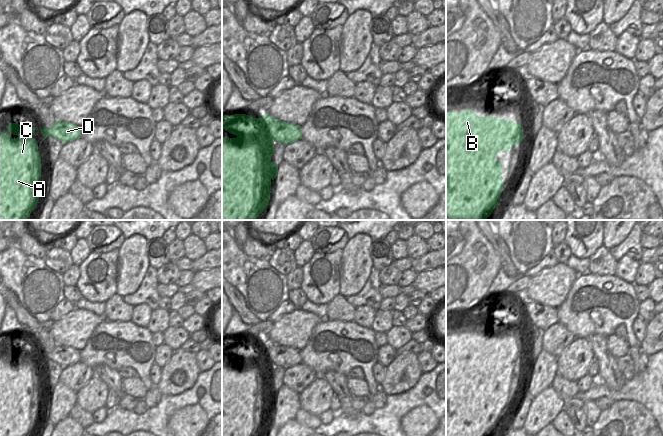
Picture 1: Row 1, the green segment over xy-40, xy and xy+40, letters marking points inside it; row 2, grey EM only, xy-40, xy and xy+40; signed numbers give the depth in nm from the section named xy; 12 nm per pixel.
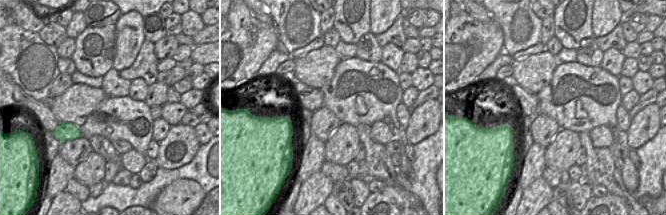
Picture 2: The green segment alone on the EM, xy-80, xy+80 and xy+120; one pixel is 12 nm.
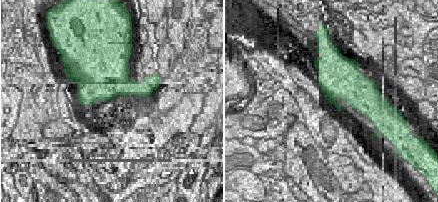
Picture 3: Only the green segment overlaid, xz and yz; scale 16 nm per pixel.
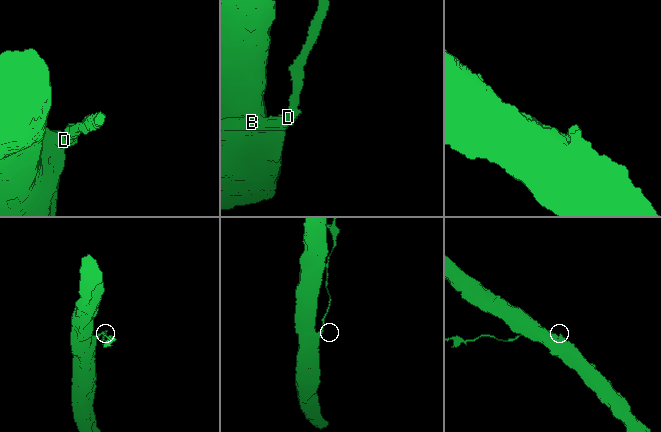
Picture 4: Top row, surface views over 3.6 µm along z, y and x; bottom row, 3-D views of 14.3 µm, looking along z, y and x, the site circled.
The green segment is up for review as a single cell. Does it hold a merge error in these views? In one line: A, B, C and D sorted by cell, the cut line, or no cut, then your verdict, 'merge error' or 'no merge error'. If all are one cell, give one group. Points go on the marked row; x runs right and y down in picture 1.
groups A B C / D; cut xy+40 (488, 117), (488, 135), (493, 140), (510, 140), (515, 143); merge error

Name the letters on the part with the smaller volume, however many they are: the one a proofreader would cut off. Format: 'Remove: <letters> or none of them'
Remove: D.

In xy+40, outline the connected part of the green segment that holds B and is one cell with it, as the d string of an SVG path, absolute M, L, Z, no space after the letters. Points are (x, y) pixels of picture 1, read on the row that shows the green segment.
M470 110L446 113L446 220L486 220L498 205L504 184L502 161L495 161L500 151L506 152L515 143L493 141L489 137L489 117L479 117Z

